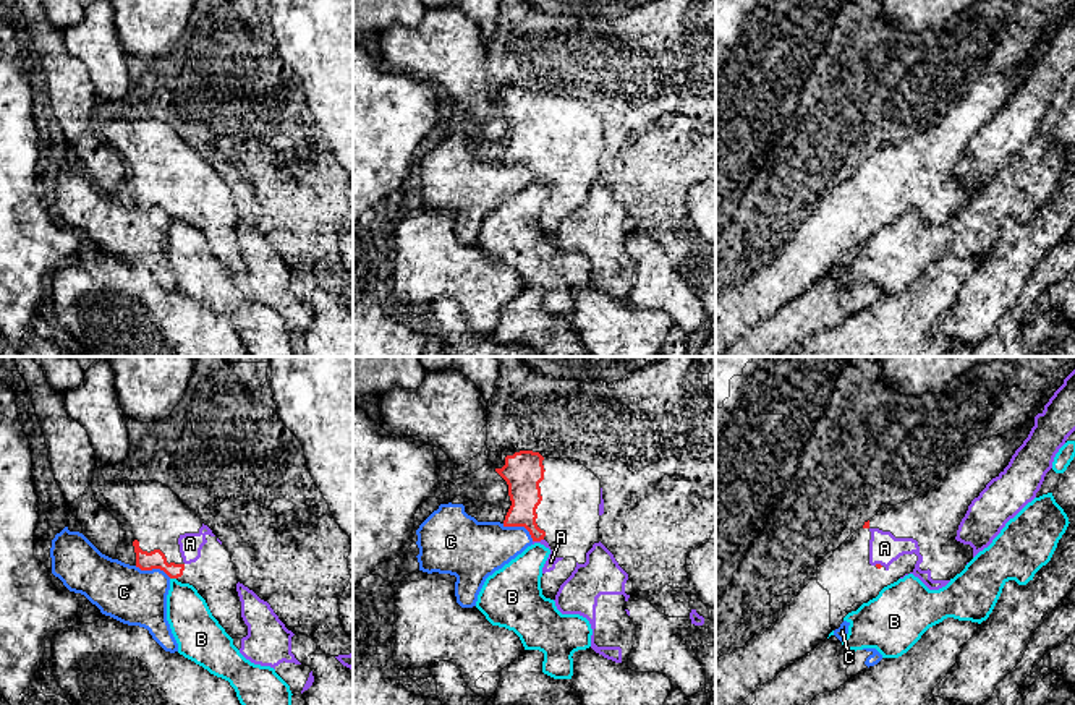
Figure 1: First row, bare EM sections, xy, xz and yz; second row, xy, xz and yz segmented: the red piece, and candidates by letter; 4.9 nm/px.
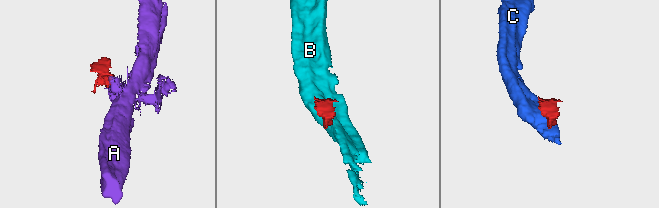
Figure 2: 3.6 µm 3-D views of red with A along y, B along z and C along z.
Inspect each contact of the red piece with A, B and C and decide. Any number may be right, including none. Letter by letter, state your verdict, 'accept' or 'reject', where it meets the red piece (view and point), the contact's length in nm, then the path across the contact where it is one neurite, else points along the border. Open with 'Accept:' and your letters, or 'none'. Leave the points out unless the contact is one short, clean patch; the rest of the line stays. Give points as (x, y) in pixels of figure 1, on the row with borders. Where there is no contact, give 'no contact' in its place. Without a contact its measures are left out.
Accept: none
A: reject; contact xz (538, 540); length 60 nm; border xz (543, 538), (533, 542)
B: reject; contact xy (174, 577); length 30 nm; border xy (170, 577), (175, 579)
C: reject; contact xz (520, 525); length 180 nm

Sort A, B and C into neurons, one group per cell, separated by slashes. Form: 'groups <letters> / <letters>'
groups A / B / C

